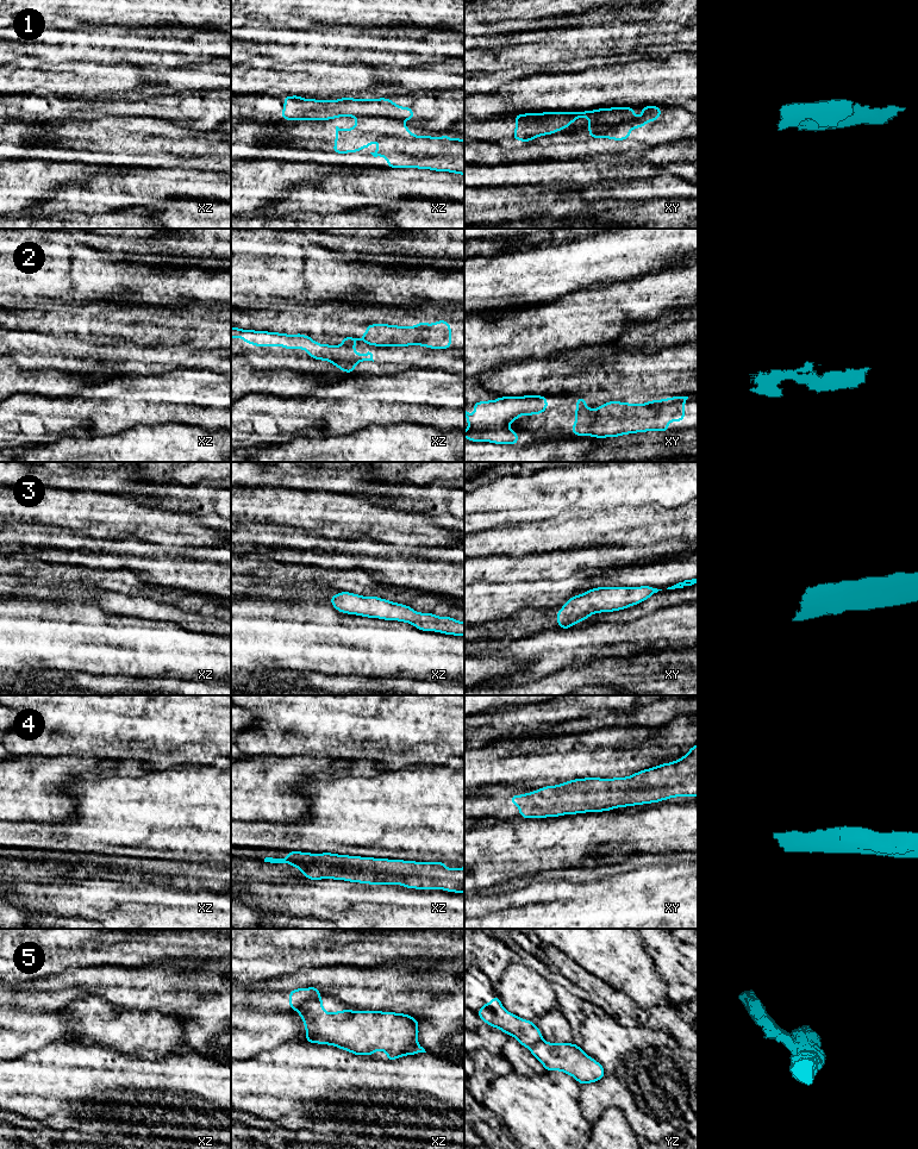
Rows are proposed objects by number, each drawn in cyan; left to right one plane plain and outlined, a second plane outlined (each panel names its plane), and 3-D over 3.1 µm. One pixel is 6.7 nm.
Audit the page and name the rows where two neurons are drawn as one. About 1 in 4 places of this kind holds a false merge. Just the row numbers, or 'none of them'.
1, 2, 5

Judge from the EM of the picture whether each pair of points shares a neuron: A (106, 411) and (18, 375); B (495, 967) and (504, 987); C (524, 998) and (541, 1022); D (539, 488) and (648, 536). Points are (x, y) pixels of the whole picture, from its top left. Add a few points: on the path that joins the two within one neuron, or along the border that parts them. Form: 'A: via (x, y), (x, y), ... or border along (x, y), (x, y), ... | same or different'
A: border along (32, 394), (61, 395) | different
B: border along (510, 962), (503, 975), (493, 985) | different
C: border along (557, 1006), (532, 1021) | different
D: border along (617, 506), (598, 510), (568, 509), (562, 512) | different

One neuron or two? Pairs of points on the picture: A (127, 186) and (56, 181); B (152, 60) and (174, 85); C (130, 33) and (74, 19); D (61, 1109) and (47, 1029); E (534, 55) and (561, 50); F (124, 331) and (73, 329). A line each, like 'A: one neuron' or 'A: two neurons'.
A: two neurons
B: one neuron
C: two neurons
D: two neurons
E: one neuron
F: one neuron

